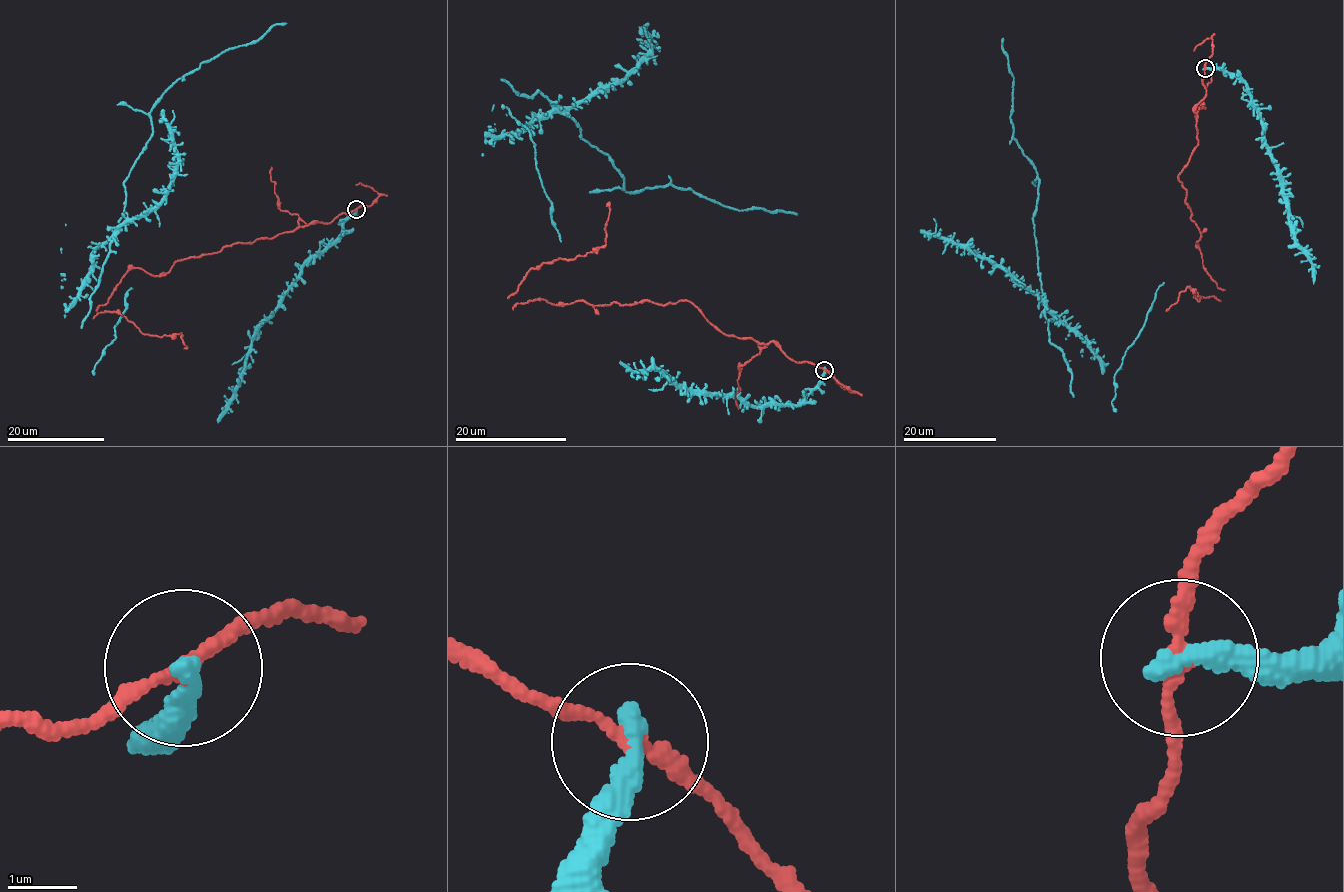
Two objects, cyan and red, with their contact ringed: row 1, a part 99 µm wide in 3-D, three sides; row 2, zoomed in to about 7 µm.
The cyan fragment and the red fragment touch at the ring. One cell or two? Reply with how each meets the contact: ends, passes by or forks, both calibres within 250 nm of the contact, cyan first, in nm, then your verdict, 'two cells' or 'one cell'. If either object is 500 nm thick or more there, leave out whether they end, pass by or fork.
cyan ends | red passes by | 300/190 nm | two cells

